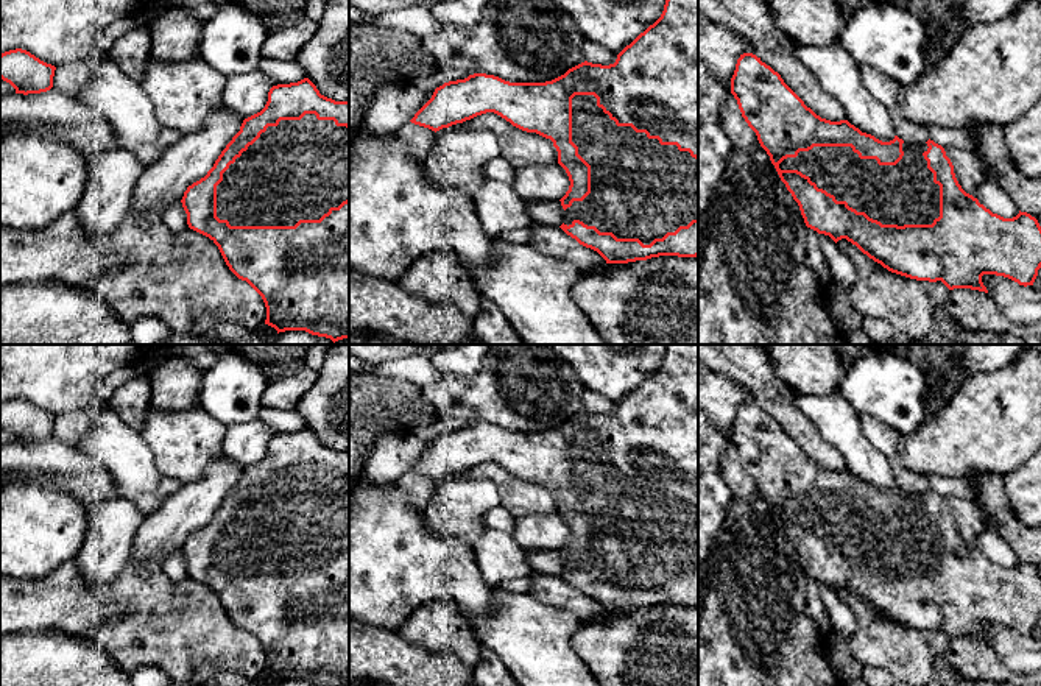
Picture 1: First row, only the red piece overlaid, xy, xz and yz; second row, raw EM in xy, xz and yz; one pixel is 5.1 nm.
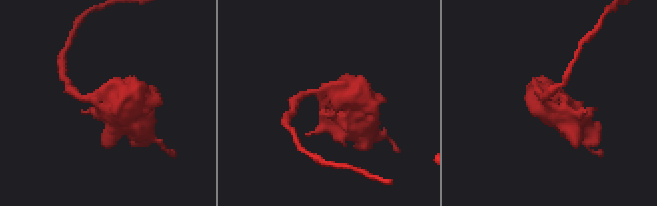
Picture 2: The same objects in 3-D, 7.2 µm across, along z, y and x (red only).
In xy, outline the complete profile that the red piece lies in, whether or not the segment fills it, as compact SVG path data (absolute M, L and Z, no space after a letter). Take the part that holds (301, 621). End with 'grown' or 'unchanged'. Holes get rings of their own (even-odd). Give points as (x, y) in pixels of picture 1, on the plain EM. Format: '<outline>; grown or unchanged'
M304 427L277 433L265 457L245 468L204 527L181 549L190 578L209 586L229 619L263 649L265 674L279 681L349 686L349 449L335 451Z; grown

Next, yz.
M753 402L737 408L731 443L798 552L807 577L829 585L835 592L846 588L891 622L916 630L941 630L949 639L988 642L983 624L1033 635L1041 617L1038 569L1021 560L1013 568L1004 568L980 553L958 533L941 494L930 488L912 494L898 485L882 491L848 469L821 468Z; grown

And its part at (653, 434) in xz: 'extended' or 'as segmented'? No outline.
extended

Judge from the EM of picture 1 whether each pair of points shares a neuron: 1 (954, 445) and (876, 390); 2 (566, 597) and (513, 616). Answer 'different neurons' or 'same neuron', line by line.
1: different neurons
2: different neurons

